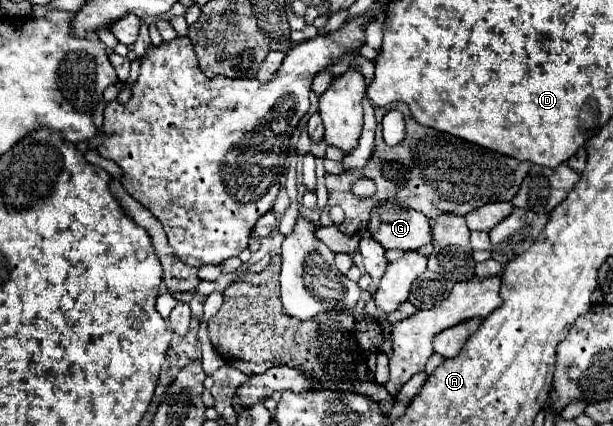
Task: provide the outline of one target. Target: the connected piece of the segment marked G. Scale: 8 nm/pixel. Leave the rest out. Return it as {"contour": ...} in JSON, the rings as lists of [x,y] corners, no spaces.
{"contour":[[[395,201],[377,203],[371,211],[369,233],[385,249],[413,251],[433,241],[429,219],[411,207],[401,207],[401,203]]]}

